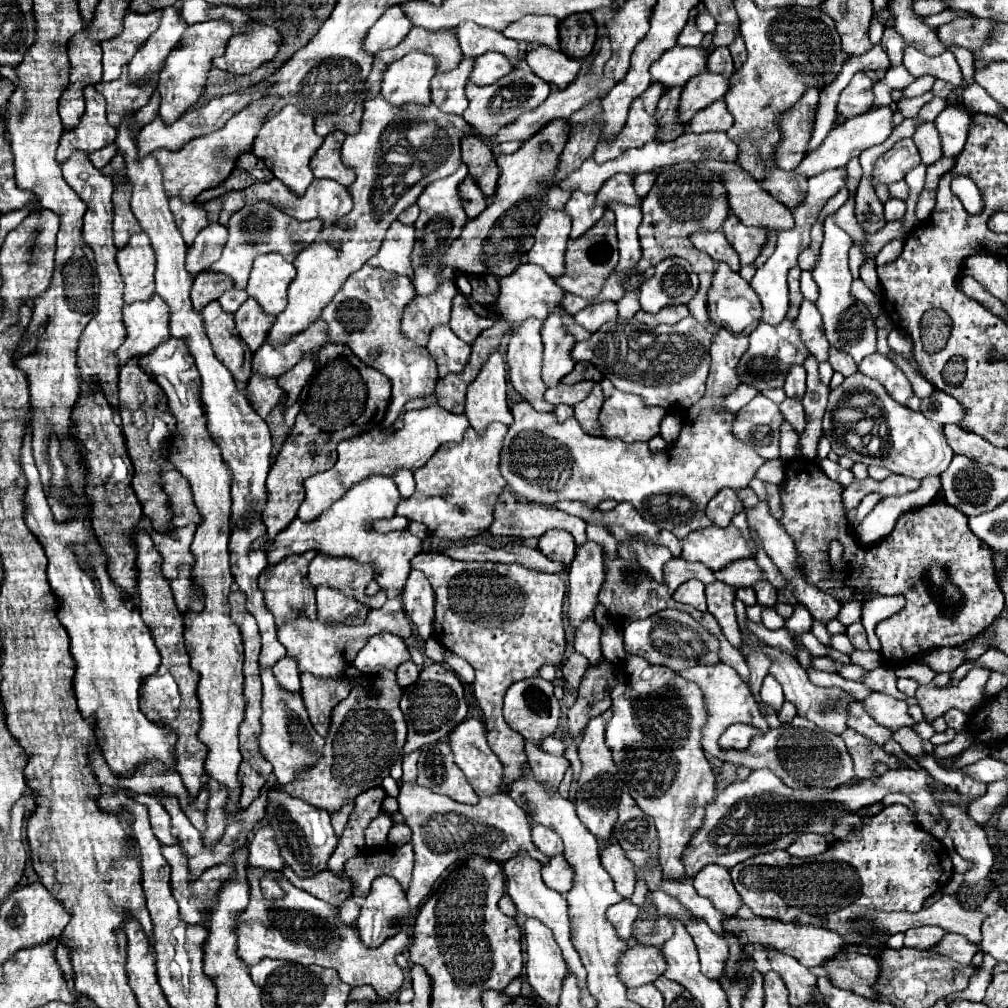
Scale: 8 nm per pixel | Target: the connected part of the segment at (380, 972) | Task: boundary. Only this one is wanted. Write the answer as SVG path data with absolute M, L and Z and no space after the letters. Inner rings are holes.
M247 864L247 882L249 882L249 894L251 902L249 906L241 912L241 918L237 918L237 954L239 958L247 964L253 966L263 958L279 958L279 960L289 960L297 964L319 964L325 968L337 970L339 978L349 984L351 988L369 984L377 990L381 1000L389 1000L393 993L398 991L404 981L404 972L395 962L395 954L403 952L411 938L403 932L397 936L385 940L379 948L367 948L359 934L355 924L345 926L337 918L337 908L307 894L305 890L295 888L285 876L279 876L281 890L285 892L285 898L281 902L269 902L261 894L259 880L267 874L269 870L253 868ZM299 914L309 914L301 930L291 928L291 922Z

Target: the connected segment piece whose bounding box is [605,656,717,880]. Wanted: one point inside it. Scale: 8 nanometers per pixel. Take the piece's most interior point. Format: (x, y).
(655, 734)

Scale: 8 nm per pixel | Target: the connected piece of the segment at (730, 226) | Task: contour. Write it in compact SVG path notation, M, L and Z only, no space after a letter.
M729 216L723 224L723 234L727 236L727 242L735 248L739 254L741 266L753 264L755 258L761 254L761 248L767 244L767 232L763 228L745 226L737 216Z

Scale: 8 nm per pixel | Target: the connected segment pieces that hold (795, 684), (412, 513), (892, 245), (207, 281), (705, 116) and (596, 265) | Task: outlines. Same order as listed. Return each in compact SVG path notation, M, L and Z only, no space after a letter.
M761 642L761 648L765 650L765 654L769 654L769 658L773 658L773 670L769 670L769 674L777 676L777 682L783 686L785 700L789 700L789 702L793 702L797 706L797 716L803 716L803 718L815 722L817 726L821 726L823 730L827 730L831 734L843 734L843 730L847 730L849 704L855 702L855 698L849 692L841 690L841 688L815 686L809 680L807 670L797 662L797 658L791 652L783 652L779 648L771 648L765 642Z
M493 422L485 436L469 428L459 444L439 446L433 458L413 472L417 484L415 492L411 498L401 500L395 514L425 524L433 536L449 542L483 534L493 524L493 506L497 504L501 490L507 486L499 472L499 454L505 434L507 426Z
M893 240L887 246L883 246L883 250L875 256L875 262L877 264L887 264L893 258L897 258L901 254L901 250L903 250L903 240Z
M201 272L195 278L193 290L191 290L191 300L193 300L193 308L195 310L203 310L209 302L217 300L225 290L233 288L233 278L225 276L225 274L209 274L209 272Z
M725 100L713 102L709 108L697 112L697 116L691 120L689 130L703 134L703 132L721 132L729 130L733 126L733 116L729 114Z
M607 208L603 217L589 232L567 242L567 252L565 252L567 274L557 278L557 284L565 292L577 294L581 298L597 298L597 294L601 292L601 286L605 284L605 278L615 270L617 262L619 262L619 252L617 252L617 236L613 226L613 212Z

